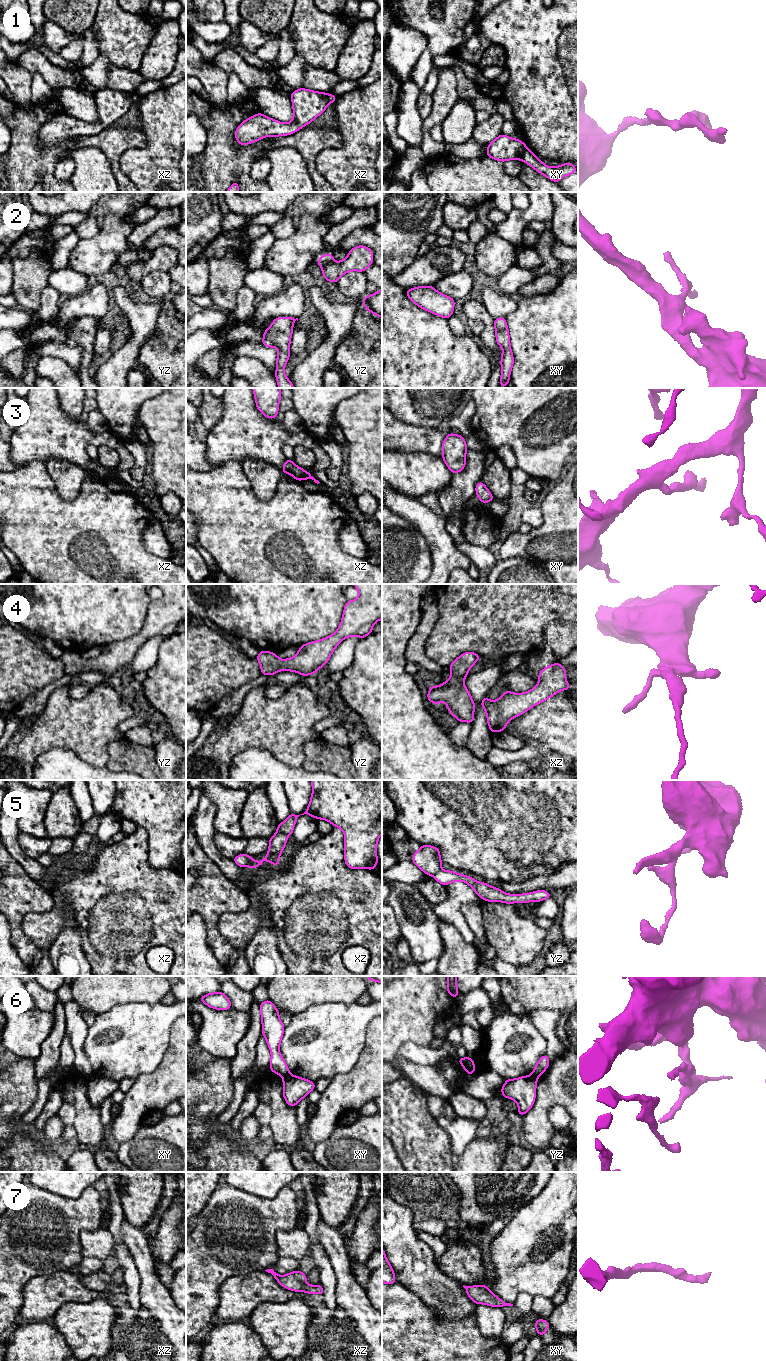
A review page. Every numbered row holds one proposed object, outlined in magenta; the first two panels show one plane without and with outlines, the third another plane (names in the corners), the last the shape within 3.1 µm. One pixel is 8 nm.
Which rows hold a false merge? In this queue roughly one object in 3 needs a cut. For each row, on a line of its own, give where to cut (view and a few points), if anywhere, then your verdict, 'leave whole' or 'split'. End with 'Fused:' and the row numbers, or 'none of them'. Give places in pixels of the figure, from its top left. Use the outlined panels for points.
1: cut in xy along (527, 148), (521, 158); split
2: no cut; leave whole
3: no cut; leave whole
4: no cut; leave whole
5: cut in xz along (287, 835), (276, 834), (274, 836); split
6: cut in xy along (290, 1074), (283, 1077); split
7: no cut; leave whole
Fused: 1, 5, 6

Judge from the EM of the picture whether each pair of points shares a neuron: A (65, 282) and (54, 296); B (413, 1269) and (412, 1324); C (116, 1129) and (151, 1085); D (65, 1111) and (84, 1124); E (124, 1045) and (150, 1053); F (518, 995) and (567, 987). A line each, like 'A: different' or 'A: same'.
A: different
B: different
C: same
D: different
E: same
F: same

